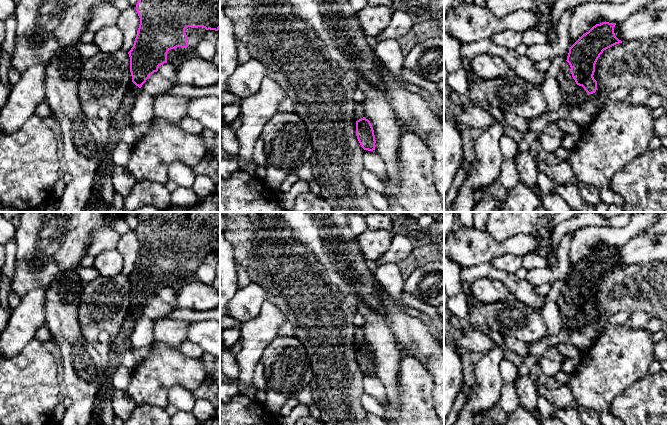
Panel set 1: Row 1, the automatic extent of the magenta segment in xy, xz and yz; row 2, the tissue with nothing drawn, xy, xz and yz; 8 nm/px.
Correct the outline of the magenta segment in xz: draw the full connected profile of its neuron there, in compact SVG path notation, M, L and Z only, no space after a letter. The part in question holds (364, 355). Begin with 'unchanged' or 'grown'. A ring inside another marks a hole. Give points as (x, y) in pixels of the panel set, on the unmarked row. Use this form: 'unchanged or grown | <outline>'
grown | M357 332L354 337L354 343L356 345L356 360L364 374L375 374L375 359L373 351L368 343L363 340L363 336L360 332Z

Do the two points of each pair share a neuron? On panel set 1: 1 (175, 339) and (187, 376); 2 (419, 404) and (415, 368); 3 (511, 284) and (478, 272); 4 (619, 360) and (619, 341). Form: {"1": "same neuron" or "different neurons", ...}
{"1": "different neurons", "2": "same neuron", "3": "same neuron", "4": "same neuron"}

